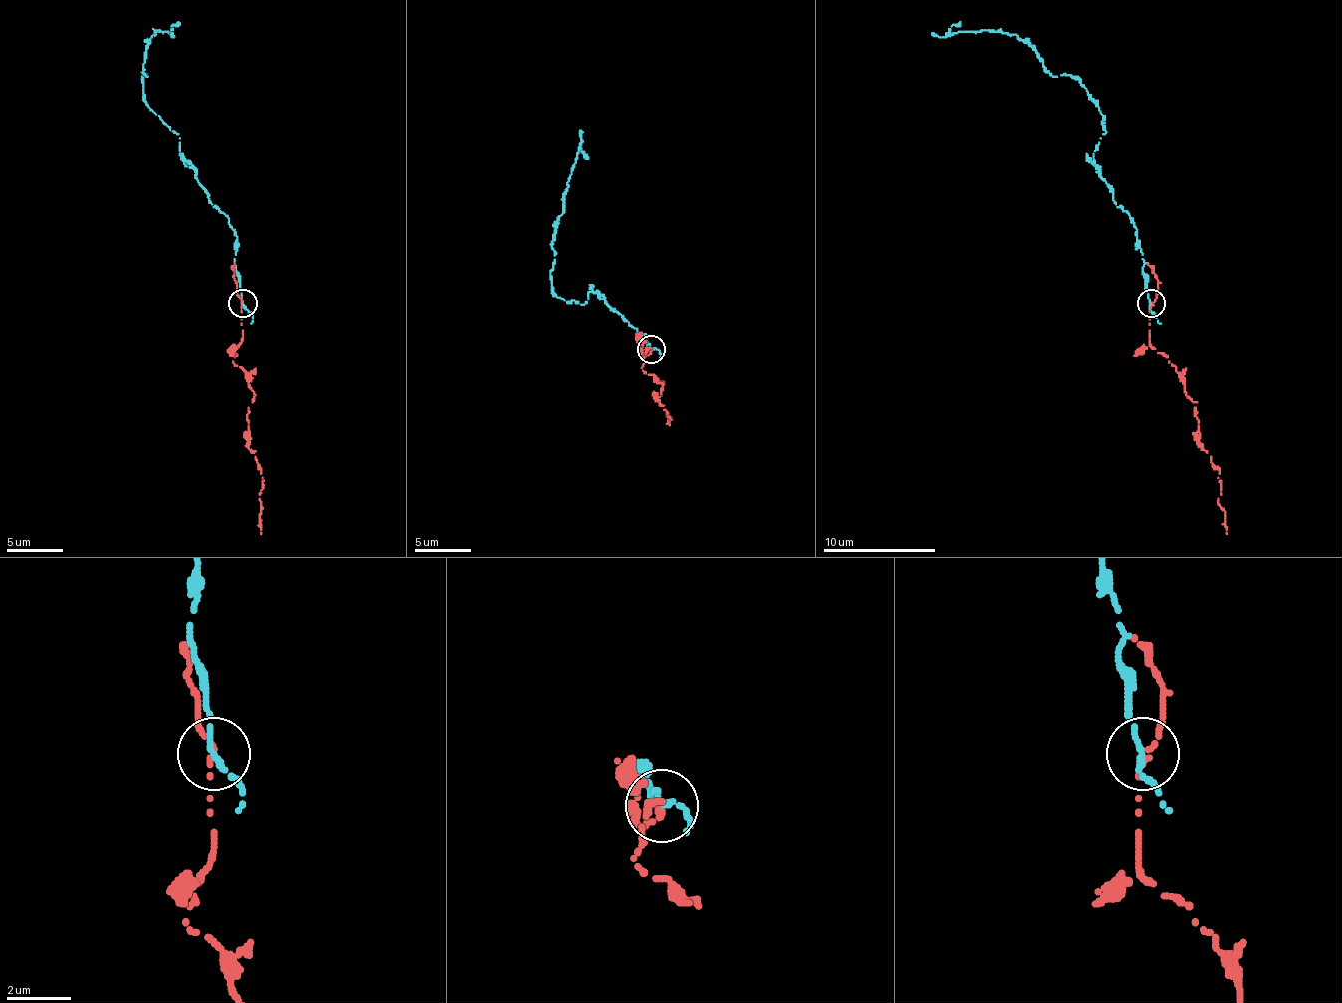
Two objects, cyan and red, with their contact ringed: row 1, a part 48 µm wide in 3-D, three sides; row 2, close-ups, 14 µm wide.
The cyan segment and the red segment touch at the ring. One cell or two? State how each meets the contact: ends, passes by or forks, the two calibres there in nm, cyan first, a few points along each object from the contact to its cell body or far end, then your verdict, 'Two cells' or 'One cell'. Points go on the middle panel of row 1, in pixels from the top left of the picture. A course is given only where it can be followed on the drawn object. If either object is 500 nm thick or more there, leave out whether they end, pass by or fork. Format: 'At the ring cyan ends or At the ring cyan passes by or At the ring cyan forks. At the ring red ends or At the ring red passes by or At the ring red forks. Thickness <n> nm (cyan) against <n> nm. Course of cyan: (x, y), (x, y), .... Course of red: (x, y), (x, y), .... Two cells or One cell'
At the ring cyan passes by. At the ring red ends. Thickness 150 nm (cyan) against 180 nm. Course of cyan: (650, 350), (645, 336), (591, 291), (583, 305), (552, 291), (563, 193), (577, 151), (589, 159). Course of red: (650, 350), (642, 367), (661, 383), (661, 392), (656, 392), (656, 397), (664, 406), (670, 425). One cell

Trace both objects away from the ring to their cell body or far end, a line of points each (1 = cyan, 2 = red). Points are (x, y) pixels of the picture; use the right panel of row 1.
1: (1151, 303), (1132, 219), (1092, 160), (1106, 132), (1092, 98), (1014, 33), (952, 33), (960, 22)
2: (1151, 303), (1148, 342), (1157, 353), (1168, 356), (1193, 401), (1199, 446), (1219, 471), (1219, 499), (1227, 533)

